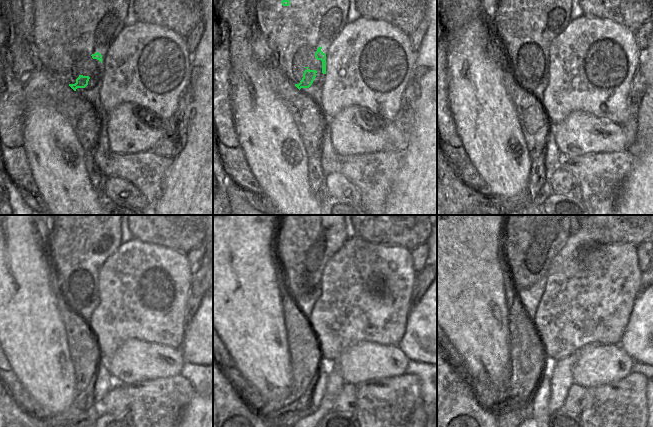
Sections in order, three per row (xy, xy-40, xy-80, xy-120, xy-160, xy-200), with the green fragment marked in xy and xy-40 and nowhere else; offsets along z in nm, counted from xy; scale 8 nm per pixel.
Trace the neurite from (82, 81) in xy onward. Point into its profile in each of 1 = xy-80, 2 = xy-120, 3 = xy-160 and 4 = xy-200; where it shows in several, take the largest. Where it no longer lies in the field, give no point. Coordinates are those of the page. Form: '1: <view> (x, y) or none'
1: xy-80 (534, 58)
2: xy-120 (84, 273)
3: xy-160 (308, 275)
4: xy-200 (531, 273)

